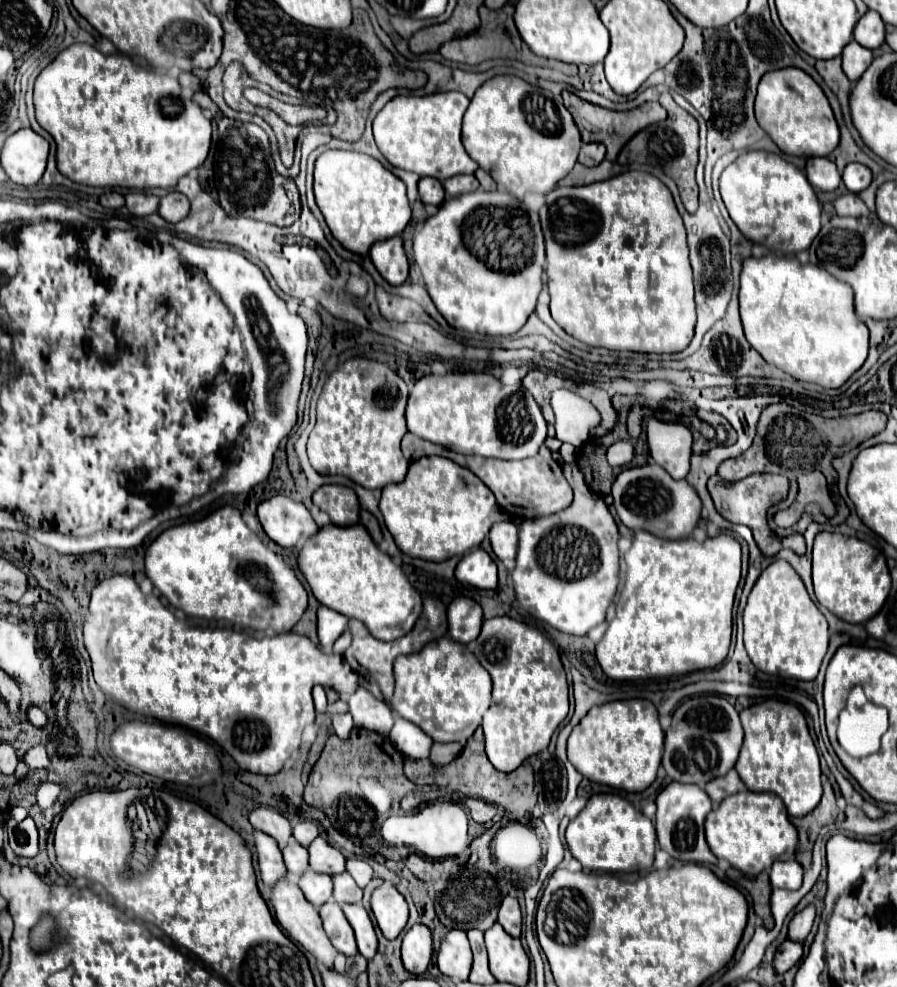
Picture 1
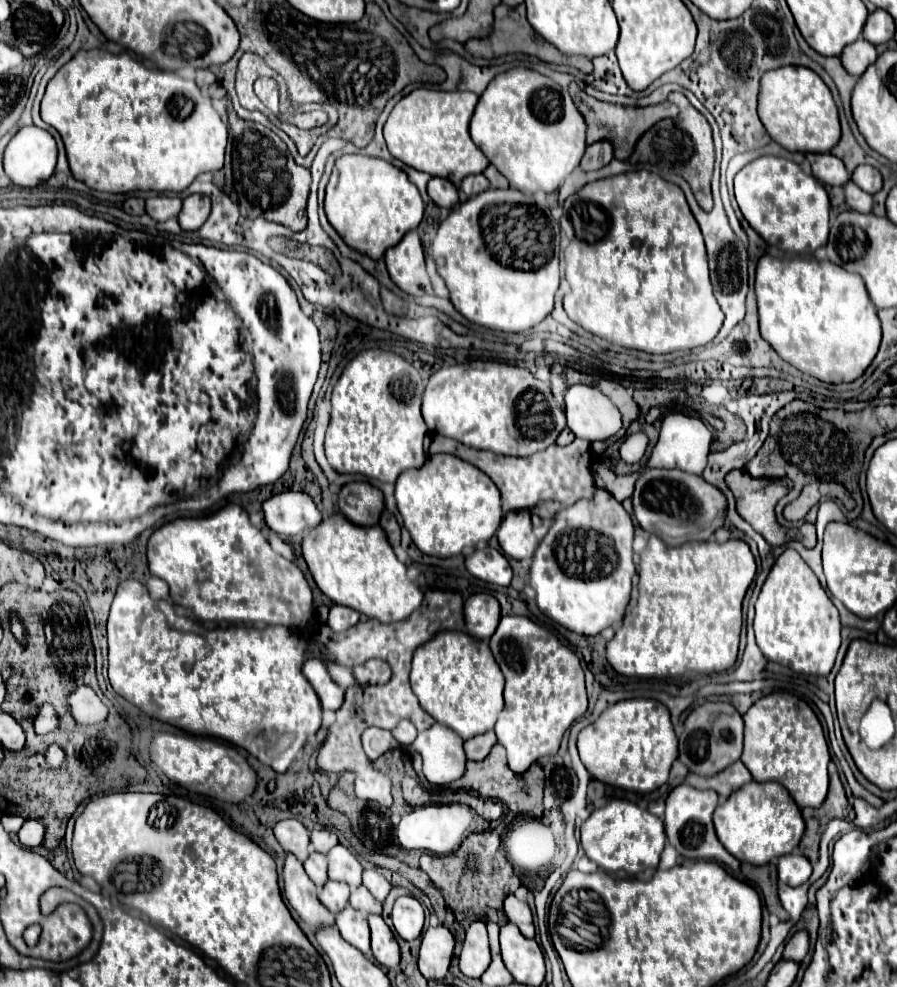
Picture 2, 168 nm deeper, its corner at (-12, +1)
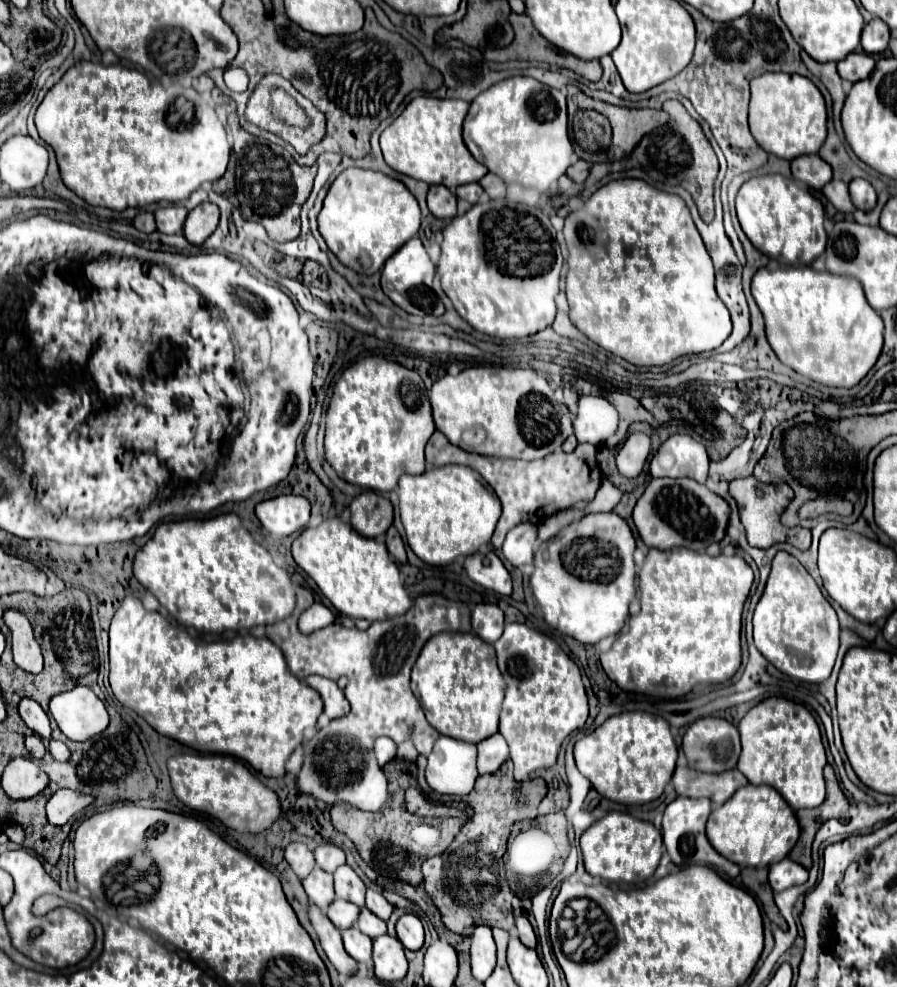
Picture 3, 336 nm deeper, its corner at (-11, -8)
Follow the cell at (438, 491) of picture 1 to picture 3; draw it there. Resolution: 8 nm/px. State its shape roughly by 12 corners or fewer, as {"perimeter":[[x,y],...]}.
{"perimeter":[[464,465],[402,475],[410,549],[448,565],[488,543],[492,487]]}

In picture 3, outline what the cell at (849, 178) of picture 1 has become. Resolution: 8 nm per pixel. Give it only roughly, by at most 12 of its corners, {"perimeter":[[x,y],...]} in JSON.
{"perimeter":[[866,179],[850,183],[856,209],[874,209],[876,191]]}

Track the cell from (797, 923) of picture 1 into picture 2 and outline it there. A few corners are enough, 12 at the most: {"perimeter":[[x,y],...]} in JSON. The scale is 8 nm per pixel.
{"perimeter":[[799,930],[787,942],[783,956],[803,960],[809,932]]}

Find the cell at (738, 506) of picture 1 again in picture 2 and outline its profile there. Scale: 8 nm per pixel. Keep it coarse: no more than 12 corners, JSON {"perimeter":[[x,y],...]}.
{"perimeter":[[725,476],[737,512],[773,548],[791,540],[775,520],[789,480]]}

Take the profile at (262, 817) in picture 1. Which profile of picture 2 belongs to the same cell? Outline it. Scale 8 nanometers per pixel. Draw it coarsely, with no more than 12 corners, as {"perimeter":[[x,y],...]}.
{"perimeter":[[295,818],[281,820],[273,834],[301,862],[309,854],[309,830]]}

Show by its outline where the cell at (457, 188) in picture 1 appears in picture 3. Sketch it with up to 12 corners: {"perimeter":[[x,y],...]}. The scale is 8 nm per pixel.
{"perimeter":[[466,183],[456,189],[458,199],[478,203],[484,189],[478,183]]}

